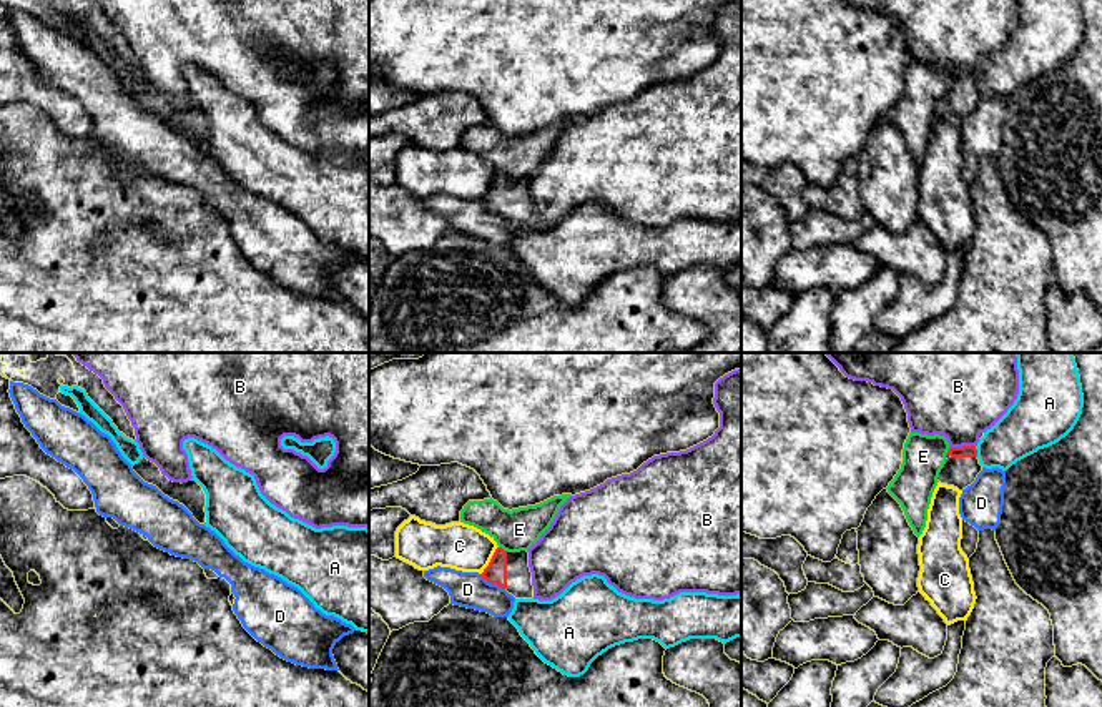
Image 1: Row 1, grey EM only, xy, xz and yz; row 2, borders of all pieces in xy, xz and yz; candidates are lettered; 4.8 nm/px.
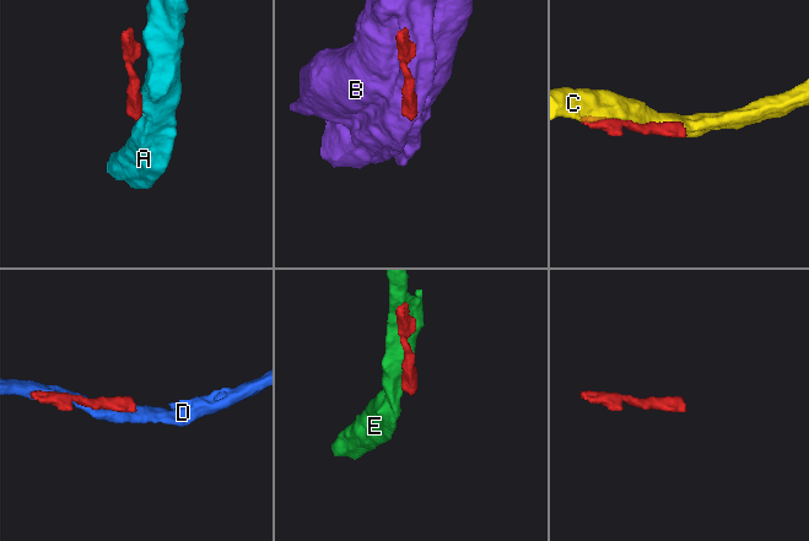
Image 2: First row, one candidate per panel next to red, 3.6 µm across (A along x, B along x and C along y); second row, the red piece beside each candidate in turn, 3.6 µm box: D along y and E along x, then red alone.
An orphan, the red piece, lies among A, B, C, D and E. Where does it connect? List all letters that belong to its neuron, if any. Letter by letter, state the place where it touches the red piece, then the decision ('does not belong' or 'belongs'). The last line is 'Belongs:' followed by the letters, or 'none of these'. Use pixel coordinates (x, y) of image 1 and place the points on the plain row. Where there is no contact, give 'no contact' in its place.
A: yz (976, 79) | does not belong
B: yz (961, 75) | does not belong
C: xz (491, 187) | does not belong
D: xz (492, 210) | does not belong
E: xz (502, 177) | does not belong
Belongs: none of these

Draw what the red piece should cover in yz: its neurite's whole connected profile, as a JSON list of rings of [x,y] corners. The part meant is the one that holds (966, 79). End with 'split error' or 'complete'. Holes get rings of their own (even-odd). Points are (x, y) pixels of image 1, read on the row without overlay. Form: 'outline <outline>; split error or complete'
outline [[[976,73],[949,75],[946,87],[947,90],[941,96],[937,108],[959,118],[971,113],[982,98]]]; split error

